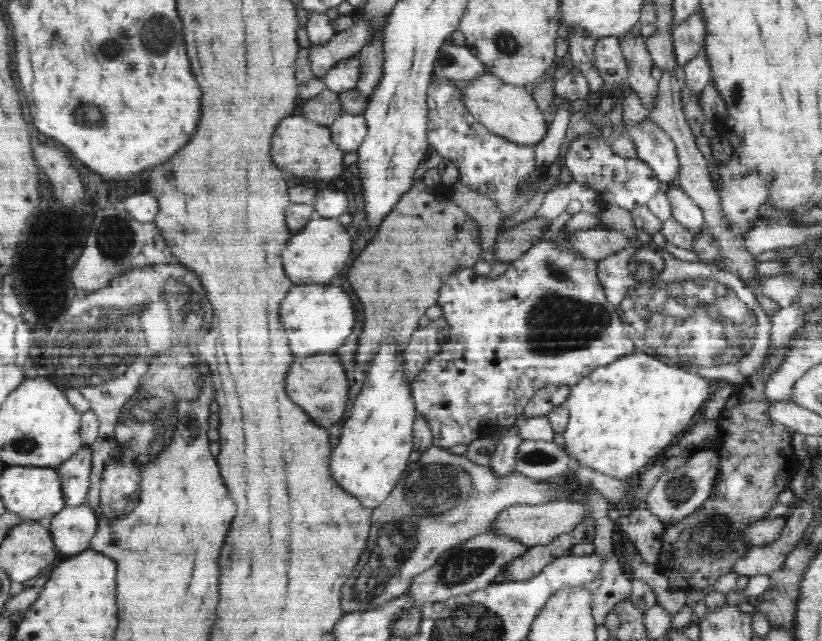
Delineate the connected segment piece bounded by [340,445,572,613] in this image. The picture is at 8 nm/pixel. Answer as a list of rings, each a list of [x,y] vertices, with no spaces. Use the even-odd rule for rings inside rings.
[[[434,445],[427,446],[419,458],[417,462],[407,465],[396,488],[372,511],[367,548],[363,550],[358,564],[341,590],[340,606],[345,613],[381,606],[388,600],[407,594],[414,577],[430,568],[442,552],[456,548],[478,534],[492,532],[493,521],[504,508],[513,504],[542,504],[558,498],[558,492],[560,498],[572,494],[570,486],[558,488],[558,484],[552,484],[552,481],[530,480],[516,471],[500,478],[490,467],[478,466],[468,461],[466,454],[455,455]]]

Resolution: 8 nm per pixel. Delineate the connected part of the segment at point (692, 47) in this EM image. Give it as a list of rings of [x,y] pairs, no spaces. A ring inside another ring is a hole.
[[[701,10],[685,18],[671,30],[676,63],[683,67],[703,51],[707,36],[706,22]]]

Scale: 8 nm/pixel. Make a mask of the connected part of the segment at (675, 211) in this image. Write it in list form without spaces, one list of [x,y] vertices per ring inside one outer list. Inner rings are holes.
[[[663,186],[663,193],[668,197],[672,204],[672,216],[693,235],[702,231],[705,222],[703,211],[698,204],[695,204],[681,186]]]

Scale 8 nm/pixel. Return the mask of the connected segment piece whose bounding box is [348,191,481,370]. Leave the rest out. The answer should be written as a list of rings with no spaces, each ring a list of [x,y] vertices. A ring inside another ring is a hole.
[[[412,191],[399,201],[348,272],[348,282],[364,314],[356,348],[356,364],[364,370],[376,356],[384,334],[395,335],[395,342],[404,348],[419,328],[419,318],[429,306],[437,304],[446,278],[481,259],[478,225],[454,202],[438,202],[430,192]]]

